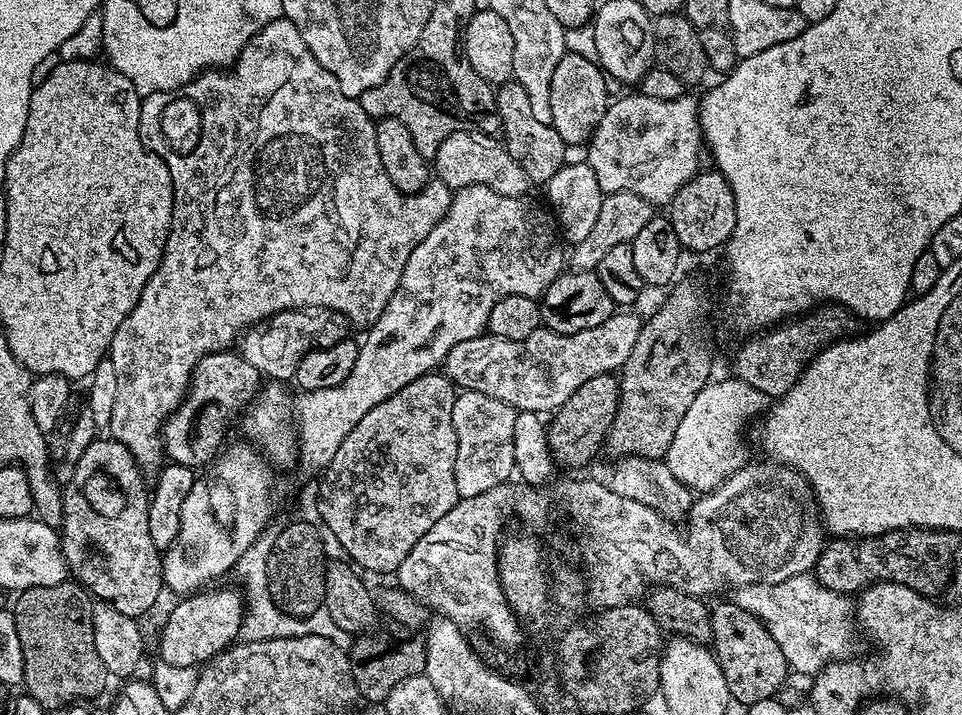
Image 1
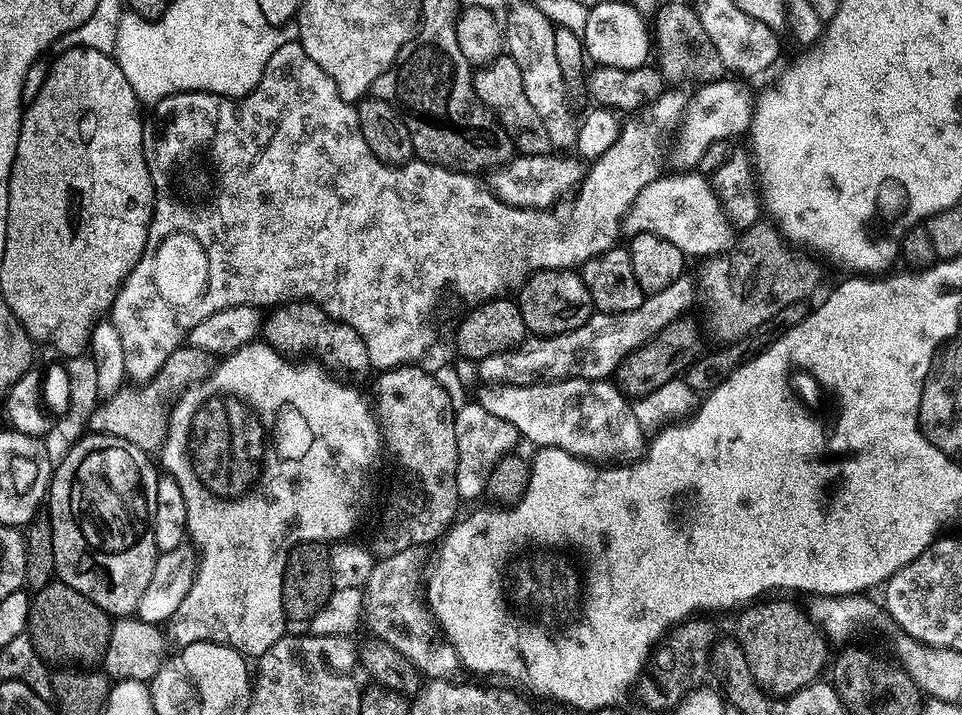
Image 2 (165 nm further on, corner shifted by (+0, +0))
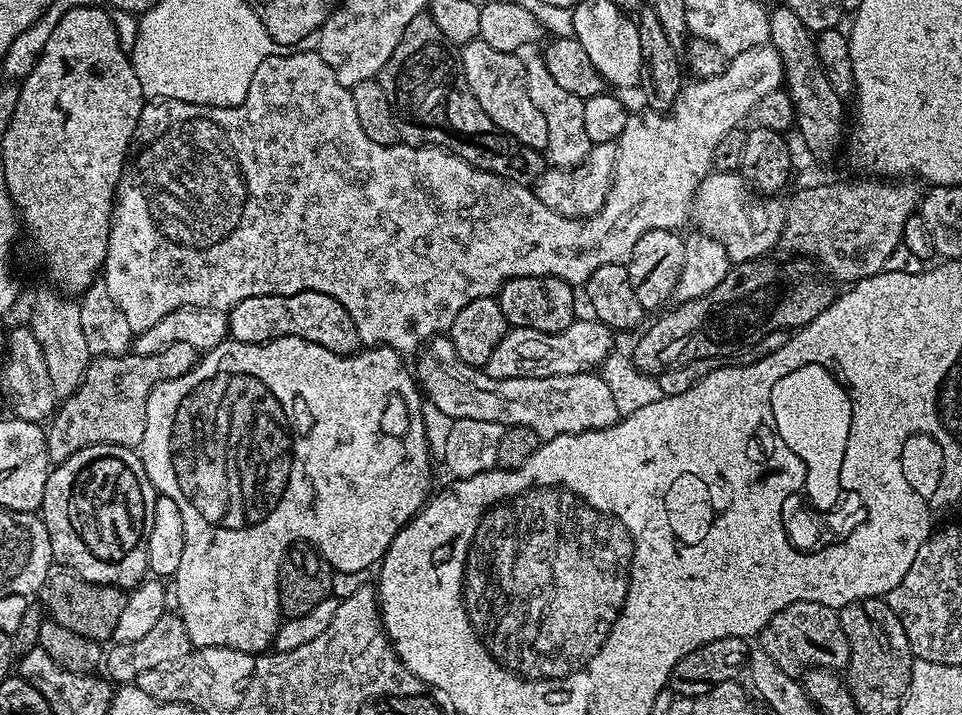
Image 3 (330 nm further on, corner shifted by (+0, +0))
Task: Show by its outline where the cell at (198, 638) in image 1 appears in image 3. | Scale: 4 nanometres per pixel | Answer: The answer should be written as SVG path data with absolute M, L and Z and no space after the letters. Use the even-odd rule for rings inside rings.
M283 336L277 340L267 340L264 344L243 344L229 338L203 353L190 372L154 386L146 402L146 430L142 430L138 451L142 466L157 493L178 502L178 510L182 510L186 546L182 546L182 562L178 562L174 577L174 608L182 622L186 622L186 634L190 634L193 649L229 648L253 654L267 653L273 647L276 631L282 623L278 582L280 564L289 548L303 541L305 545L315 548L337 573L364 572L371 564L372 567L379 565L390 542L394 542L401 528L424 507L433 491L428 432L424 429L425 405L422 403L421 389L409 365L408 368L404 365L404 360L401 353L383 346L368 346L353 352L351 356L343 356L301 336Z

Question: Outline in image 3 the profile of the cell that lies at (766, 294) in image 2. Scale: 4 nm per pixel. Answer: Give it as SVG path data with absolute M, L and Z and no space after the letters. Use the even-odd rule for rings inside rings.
M864 178L868 180L856 180L853 184L812 184L809 188L800 188L793 194L789 200L786 200L786 207L784 210L784 229L780 235L779 247L785 248L785 253L795 254L800 258L815 258L823 262L824 273L826 273L833 281L841 282L845 285L851 286L857 280L865 280L874 274L883 272L886 269L886 258L893 253L894 249L901 244L904 239L904 227L906 226L906 218L913 215L917 211L918 205L922 199L921 189L916 189L911 184L913 181L908 178Z

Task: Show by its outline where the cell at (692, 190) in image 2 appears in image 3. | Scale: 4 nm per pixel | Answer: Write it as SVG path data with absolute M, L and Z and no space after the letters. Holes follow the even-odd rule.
M709 172L707 178L703 180L696 191L694 201L694 216L700 219L703 233L712 236L726 250L729 261L733 265L745 264L748 260L759 260L767 257L768 252L773 247L779 245L780 235L784 229L785 205L778 202L775 195L761 195L743 176L736 172Z

